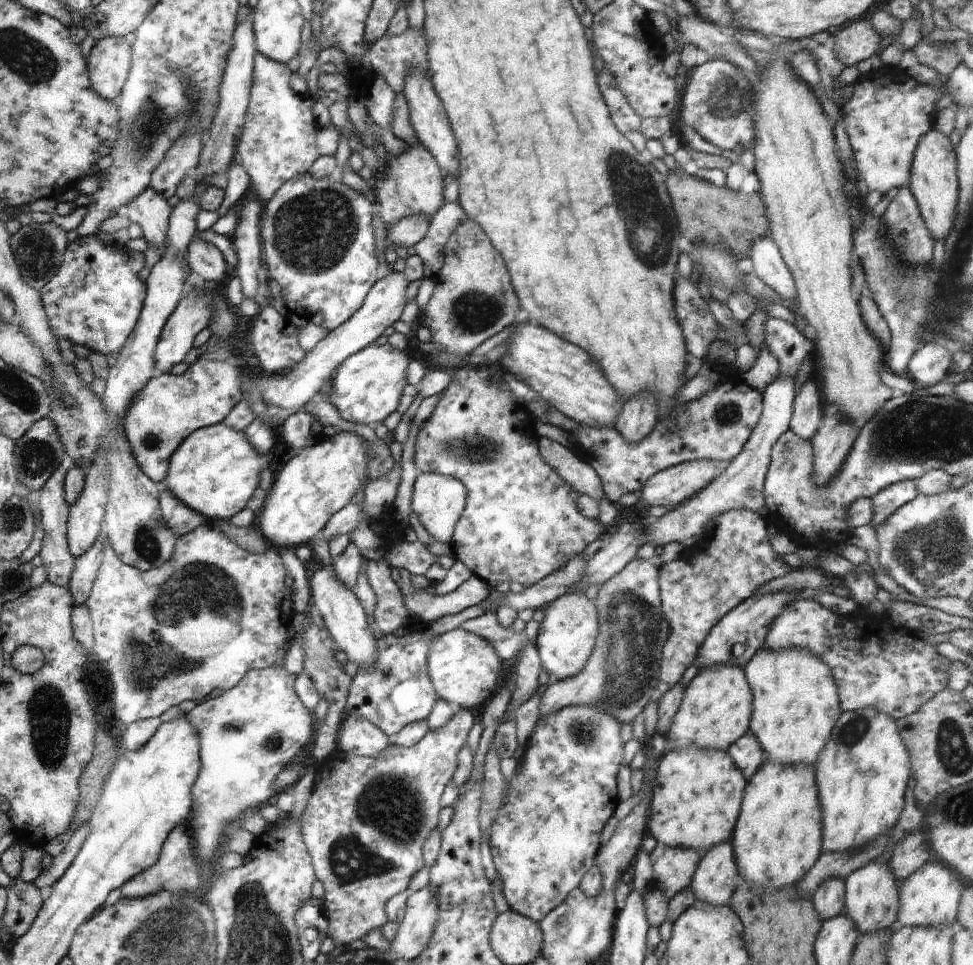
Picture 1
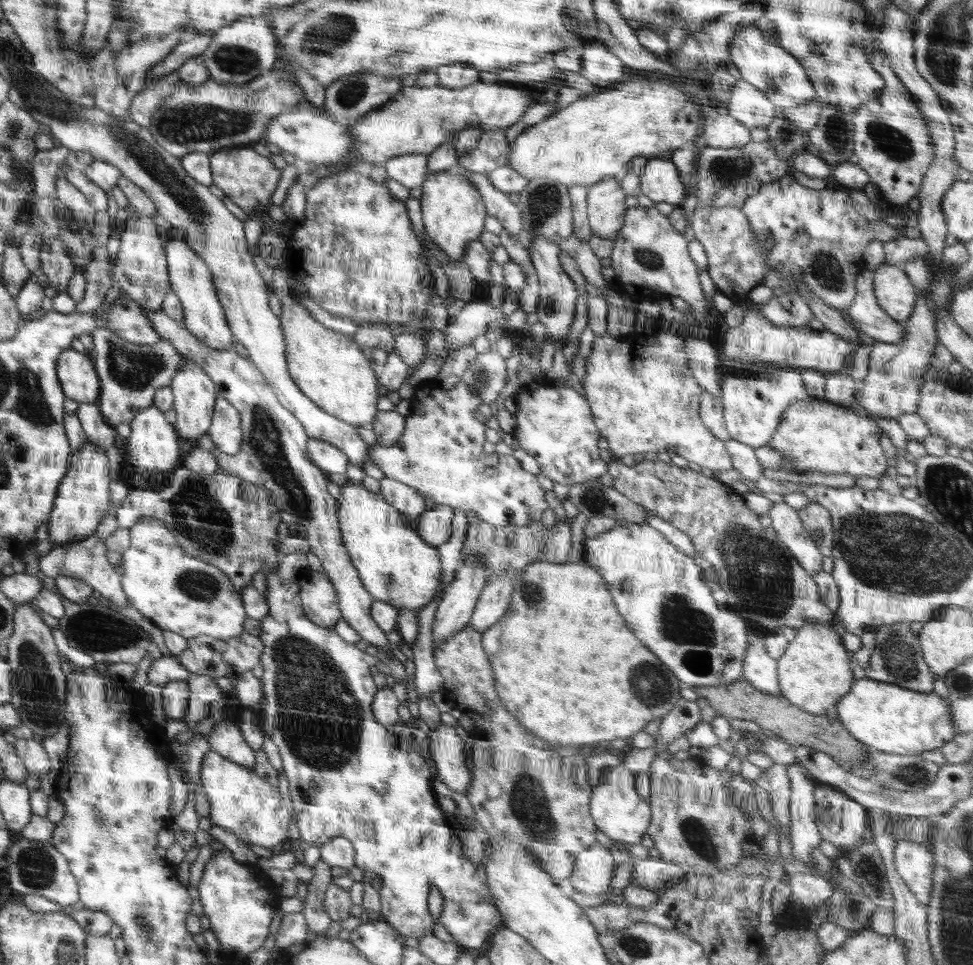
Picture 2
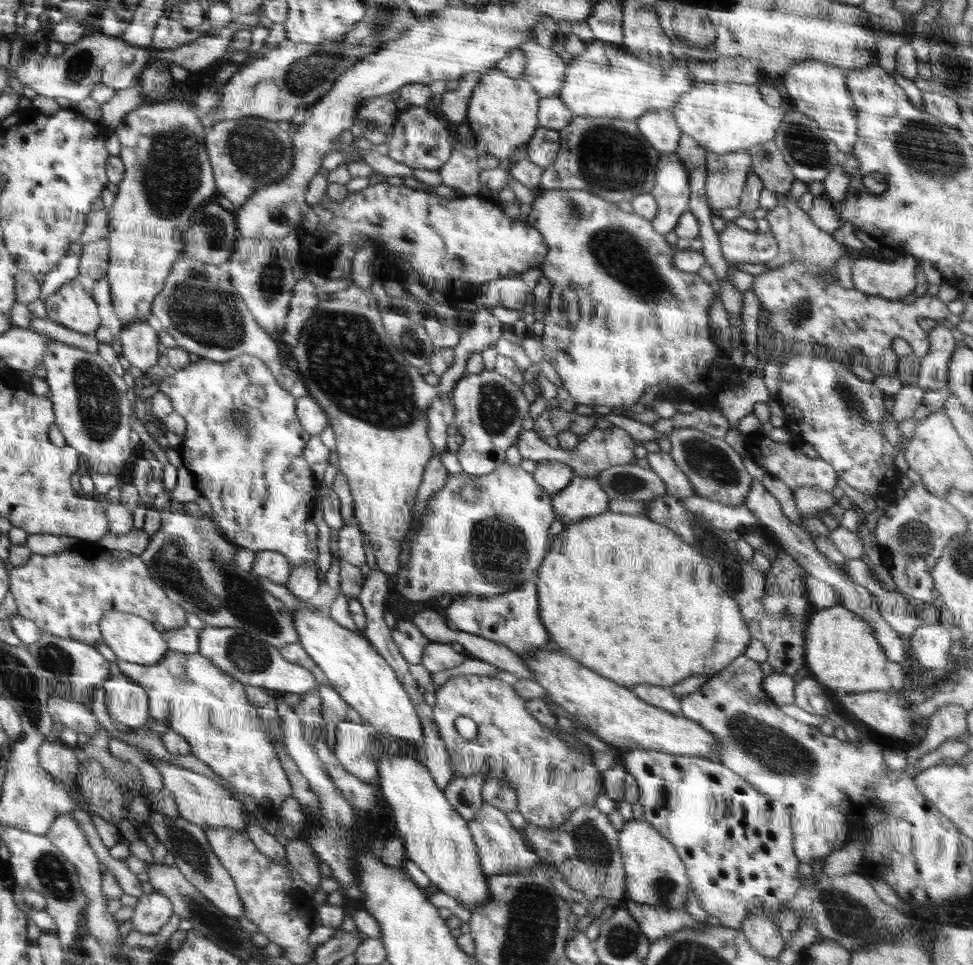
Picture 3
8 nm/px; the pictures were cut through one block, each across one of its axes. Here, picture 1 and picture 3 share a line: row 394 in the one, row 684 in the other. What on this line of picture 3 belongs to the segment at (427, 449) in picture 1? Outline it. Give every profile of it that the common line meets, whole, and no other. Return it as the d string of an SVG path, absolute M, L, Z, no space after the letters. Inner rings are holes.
M458 675L437 687L433 695L434 724L445 744L454 777L486 773L488 779L503 778L517 794L516 811L528 823L542 828L566 822L571 811L581 806L595 806L602 774L595 767L591 750L567 745L538 723L511 684L496 677ZM460 716L467 716L478 725L476 738L468 740L458 734L455 722Z

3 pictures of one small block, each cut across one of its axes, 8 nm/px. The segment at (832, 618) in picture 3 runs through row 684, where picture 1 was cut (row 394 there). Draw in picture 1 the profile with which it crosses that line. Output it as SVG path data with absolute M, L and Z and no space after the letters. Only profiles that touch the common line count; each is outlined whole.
M778 59L761 67L761 76L752 78L755 90L754 126L757 132L752 151L755 156L755 174L762 185L760 196L765 202L769 218L769 236L780 249L797 286L800 314L816 330L814 340L824 376L823 393L831 404L854 424L866 422L881 409L892 391L880 380L878 368L883 365L885 350L879 340L866 328L859 304L854 300L850 264L855 260L851 202L846 190L846 175L839 161L833 130L826 122L820 99L789 67L789 62Z

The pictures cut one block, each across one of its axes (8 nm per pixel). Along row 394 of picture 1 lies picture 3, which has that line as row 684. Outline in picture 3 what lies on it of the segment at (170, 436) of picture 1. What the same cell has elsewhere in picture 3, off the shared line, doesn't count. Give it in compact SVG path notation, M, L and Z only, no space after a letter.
M169 650L156 664L136 664L117 660L118 668L124 676L136 681L149 698L150 719L158 723L167 722L169 730L177 732L191 746L191 754L207 764L216 775L231 782L240 792L252 796L265 808L278 810L279 806L291 796L291 784L286 777L286 771L280 764L275 746L283 742L281 716L279 716L279 732L277 736L266 736L264 723L259 719L256 710L247 699L244 685L233 676L222 672L199 652L196 654Z

